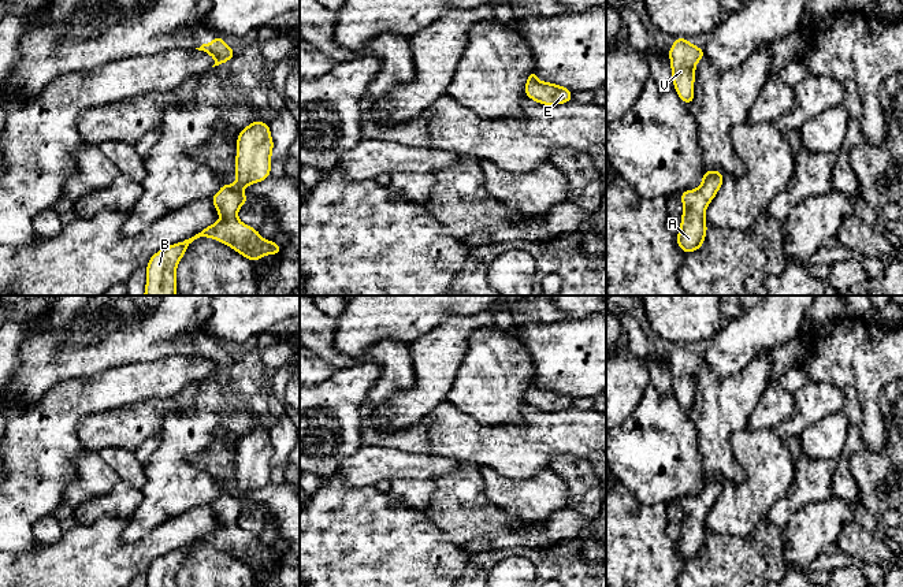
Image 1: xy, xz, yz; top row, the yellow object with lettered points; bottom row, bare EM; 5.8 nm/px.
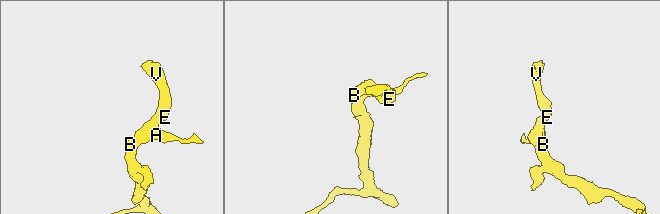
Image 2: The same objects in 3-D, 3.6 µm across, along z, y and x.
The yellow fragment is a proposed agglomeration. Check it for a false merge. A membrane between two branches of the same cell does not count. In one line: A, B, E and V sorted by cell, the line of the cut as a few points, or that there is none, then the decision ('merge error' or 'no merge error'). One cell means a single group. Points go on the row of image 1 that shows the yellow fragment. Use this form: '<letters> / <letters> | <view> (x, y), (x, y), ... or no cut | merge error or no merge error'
A B E V | no cut | no merge error

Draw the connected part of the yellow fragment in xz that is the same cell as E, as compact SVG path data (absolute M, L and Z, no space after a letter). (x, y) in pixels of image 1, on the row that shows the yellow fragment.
M535 70L528 74L524 92L527 97L545 105L564 104L572 100L572 92L569 89L538 81Z

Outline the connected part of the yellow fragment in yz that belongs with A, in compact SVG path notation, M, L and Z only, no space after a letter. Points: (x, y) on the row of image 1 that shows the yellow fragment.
M706 171L703 182L696 190L687 190L680 194L684 204L684 213L680 218L681 230L676 237L677 245L691 253L699 249L706 237L705 209L721 187L724 175L720 171Z

